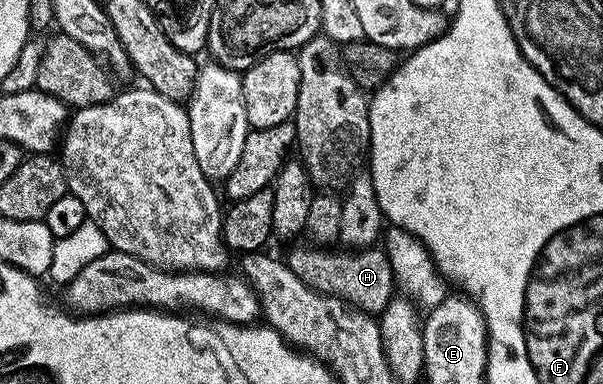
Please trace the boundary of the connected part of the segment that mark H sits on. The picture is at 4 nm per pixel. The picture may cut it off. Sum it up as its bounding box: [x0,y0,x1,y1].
[286,243,397,315]

